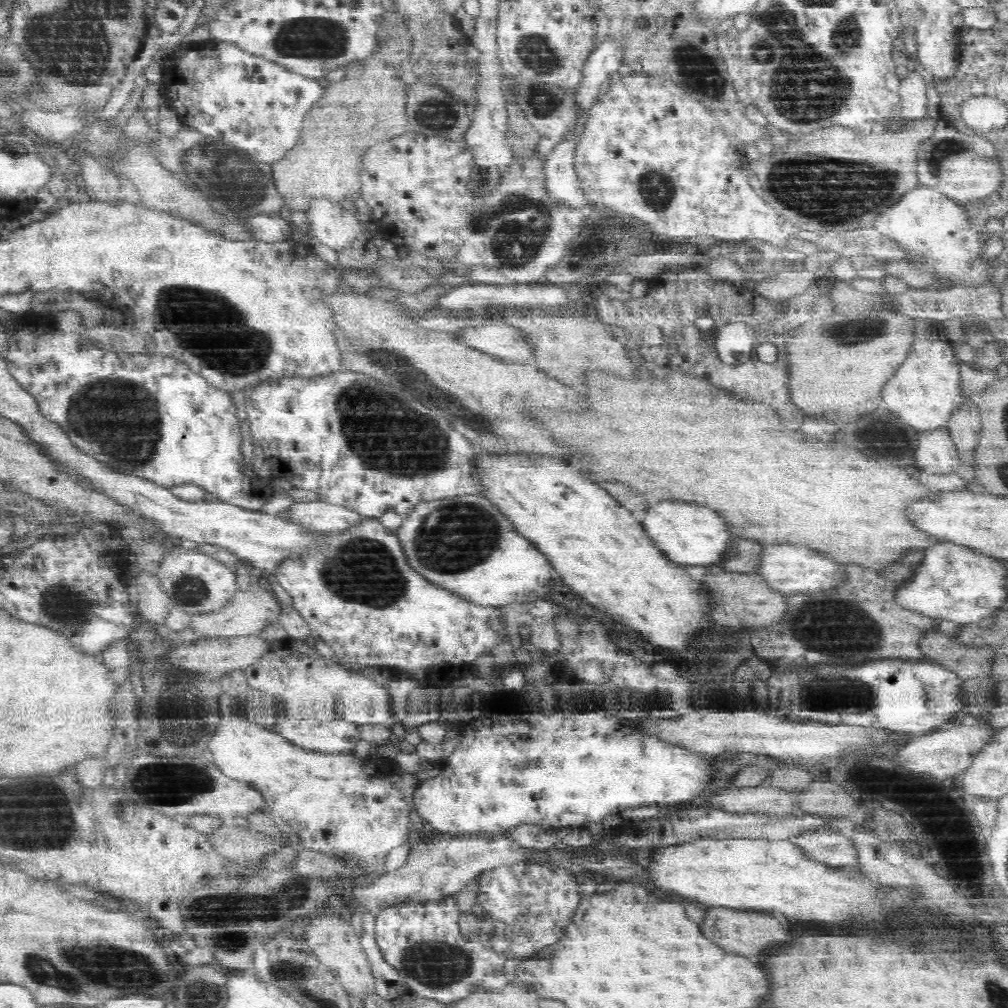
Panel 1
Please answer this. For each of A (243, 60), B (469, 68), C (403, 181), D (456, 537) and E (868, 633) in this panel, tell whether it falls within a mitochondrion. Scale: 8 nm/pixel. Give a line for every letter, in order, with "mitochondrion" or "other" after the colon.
A: other
B: other
C: other
D: mitochondrion
E: mitochondrion

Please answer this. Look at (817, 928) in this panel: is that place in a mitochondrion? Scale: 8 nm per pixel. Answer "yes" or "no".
no

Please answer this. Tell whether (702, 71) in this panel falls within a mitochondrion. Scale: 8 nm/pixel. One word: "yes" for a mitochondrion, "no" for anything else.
yes

